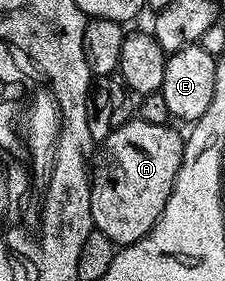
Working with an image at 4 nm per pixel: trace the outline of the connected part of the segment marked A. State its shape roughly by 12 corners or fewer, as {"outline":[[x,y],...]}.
{"outline":[[134,118],[91,160],[93,227],[139,242],[171,198],[185,136]]}

